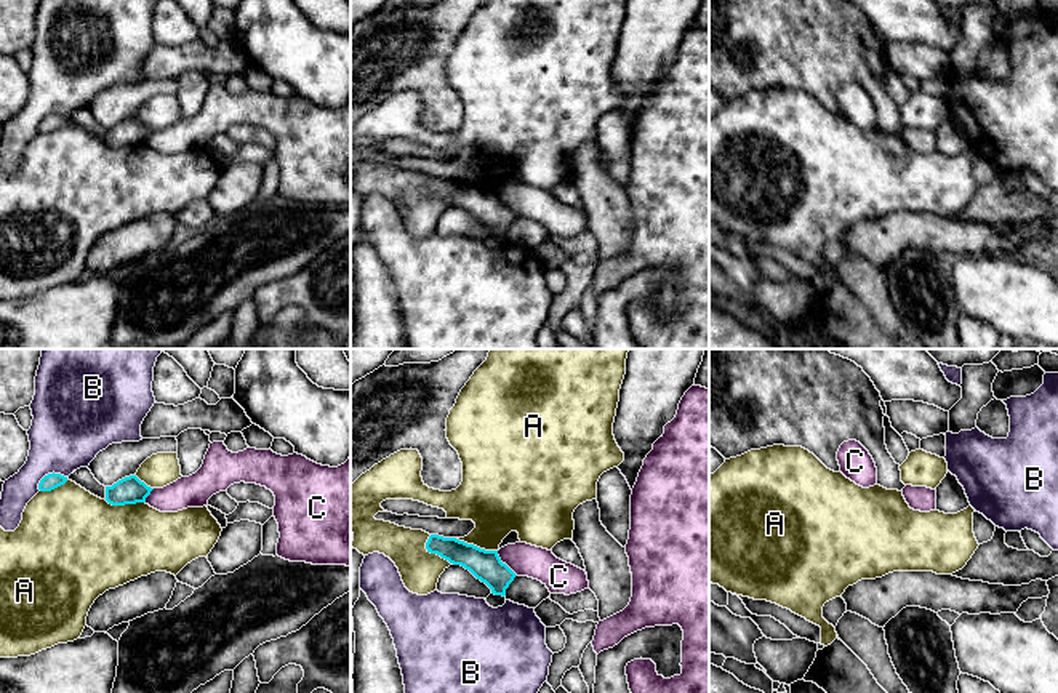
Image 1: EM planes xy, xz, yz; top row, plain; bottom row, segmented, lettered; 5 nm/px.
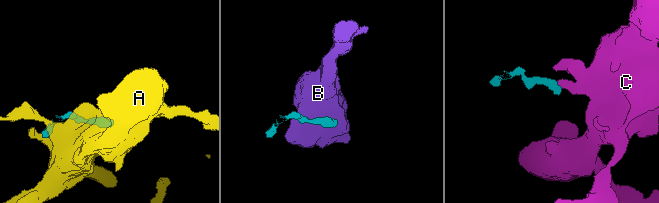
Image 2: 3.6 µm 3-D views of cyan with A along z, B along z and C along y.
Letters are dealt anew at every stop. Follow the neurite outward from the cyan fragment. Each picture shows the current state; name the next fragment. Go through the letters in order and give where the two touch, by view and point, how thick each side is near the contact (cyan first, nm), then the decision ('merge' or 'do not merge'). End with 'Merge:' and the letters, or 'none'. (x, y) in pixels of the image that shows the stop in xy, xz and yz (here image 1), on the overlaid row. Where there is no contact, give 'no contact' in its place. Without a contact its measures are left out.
A: contact xz (434, 552); calibres 150 and 200 nm; do not merge
B: contact xy (50, 474); calibres 80 and 380 nm; do not merge
C: contact xz (504, 564); calibres 160 and 160 nm; do not merge
Merge: none

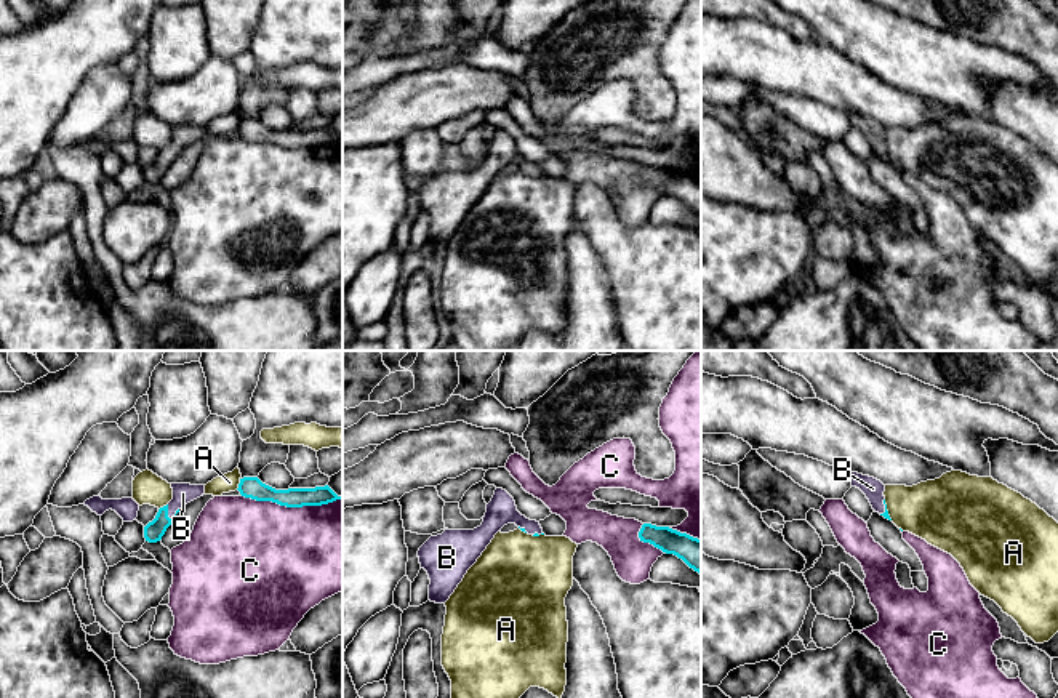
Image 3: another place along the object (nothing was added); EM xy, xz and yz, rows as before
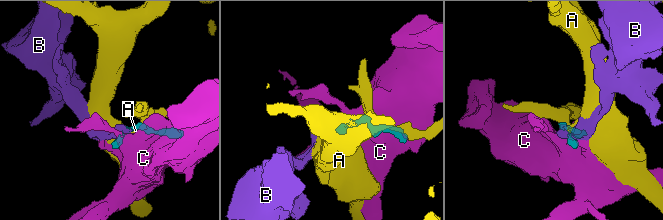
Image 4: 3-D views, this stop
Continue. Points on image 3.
A: contact xy (239, 484); calibres 110 and 100 nm; do not merge
B: contact xy (167, 513); calibres 100 and 110 nm; merge
C: contact xy (292, 506); calibres 110 and 500 nm; do not merge
Merge: B

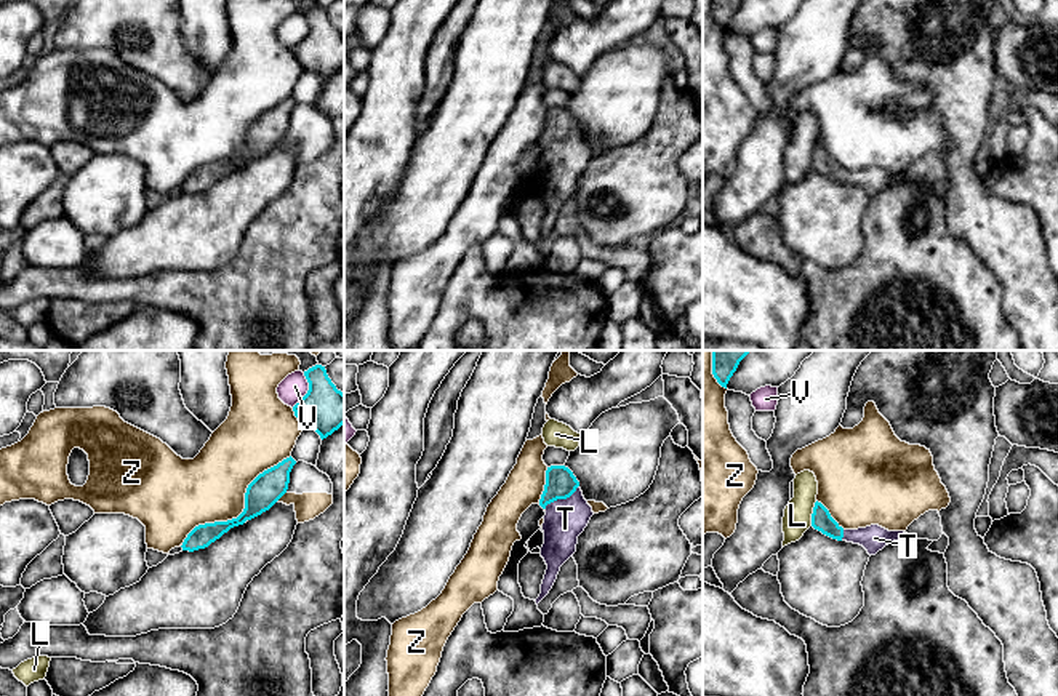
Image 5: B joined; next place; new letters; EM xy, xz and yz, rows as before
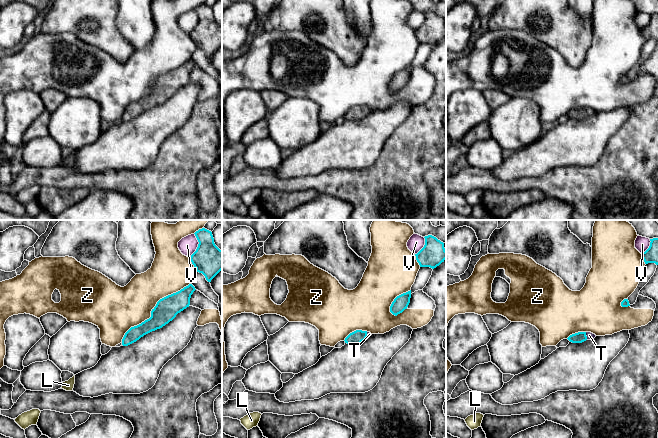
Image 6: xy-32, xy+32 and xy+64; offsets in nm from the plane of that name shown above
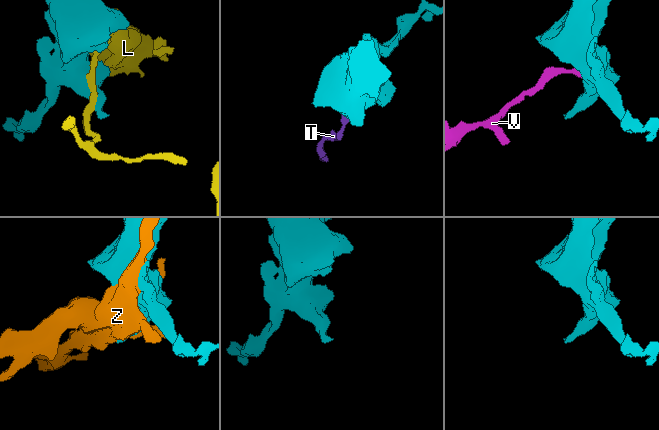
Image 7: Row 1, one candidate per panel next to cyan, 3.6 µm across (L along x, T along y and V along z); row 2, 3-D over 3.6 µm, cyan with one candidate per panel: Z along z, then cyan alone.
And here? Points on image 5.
L: contact yz (812, 514); calibres 110 and 140 nm; do not merge
T: contact xz (562, 498); calibres 160 and 200 nm; merge
V: contact xy (308, 391); calibres 240 and 140 nm; do not merge
Z: contact xy (244, 511); calibres 160 and 340 nm; do not merge
Merge: T

